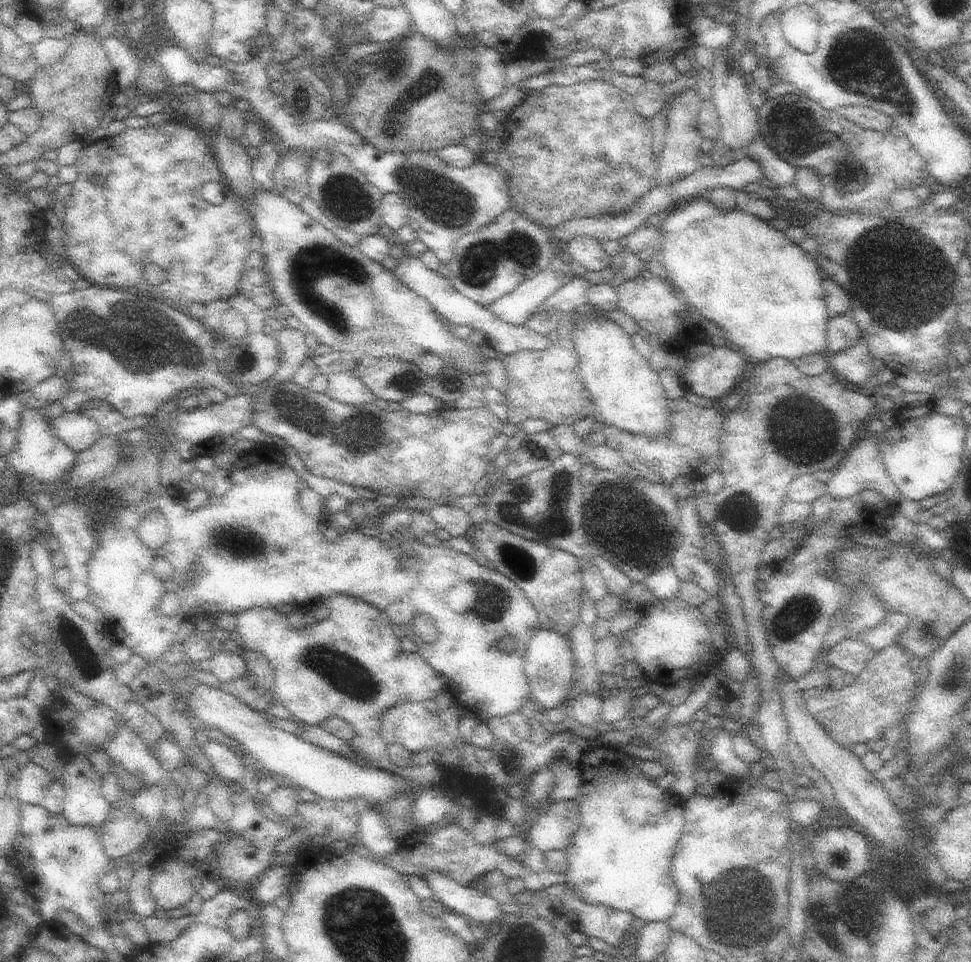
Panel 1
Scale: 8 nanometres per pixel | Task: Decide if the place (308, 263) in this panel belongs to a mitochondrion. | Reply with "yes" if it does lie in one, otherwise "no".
yes

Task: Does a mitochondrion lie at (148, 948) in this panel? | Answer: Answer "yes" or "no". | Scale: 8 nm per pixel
no

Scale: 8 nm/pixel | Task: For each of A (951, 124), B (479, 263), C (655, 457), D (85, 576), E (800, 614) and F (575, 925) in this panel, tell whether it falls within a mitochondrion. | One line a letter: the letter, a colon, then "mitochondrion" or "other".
A: other
B: mitochondrion
C: other
D: other
E: mitochondrion
F: other

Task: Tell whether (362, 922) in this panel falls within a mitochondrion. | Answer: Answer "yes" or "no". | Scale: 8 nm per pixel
yes

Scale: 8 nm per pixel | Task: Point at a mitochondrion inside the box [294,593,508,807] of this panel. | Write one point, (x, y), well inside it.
(352, 677)

